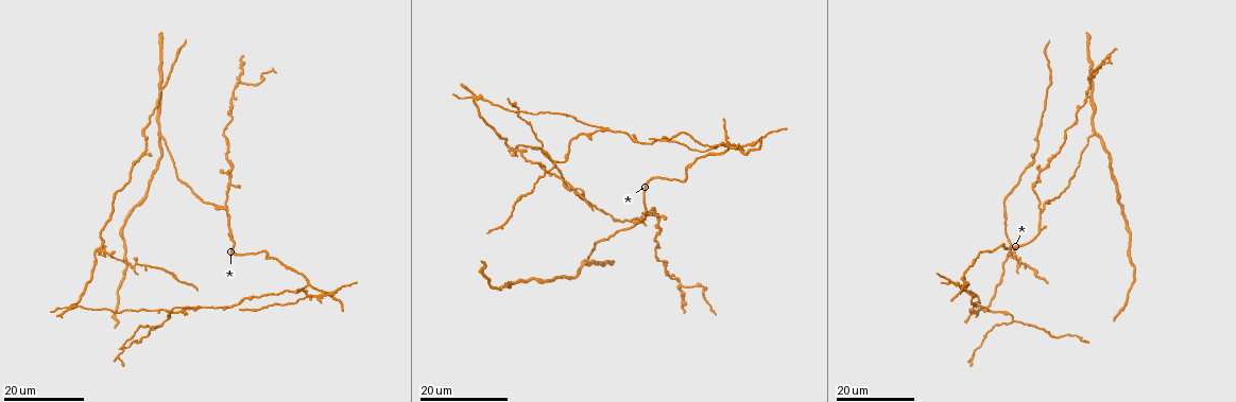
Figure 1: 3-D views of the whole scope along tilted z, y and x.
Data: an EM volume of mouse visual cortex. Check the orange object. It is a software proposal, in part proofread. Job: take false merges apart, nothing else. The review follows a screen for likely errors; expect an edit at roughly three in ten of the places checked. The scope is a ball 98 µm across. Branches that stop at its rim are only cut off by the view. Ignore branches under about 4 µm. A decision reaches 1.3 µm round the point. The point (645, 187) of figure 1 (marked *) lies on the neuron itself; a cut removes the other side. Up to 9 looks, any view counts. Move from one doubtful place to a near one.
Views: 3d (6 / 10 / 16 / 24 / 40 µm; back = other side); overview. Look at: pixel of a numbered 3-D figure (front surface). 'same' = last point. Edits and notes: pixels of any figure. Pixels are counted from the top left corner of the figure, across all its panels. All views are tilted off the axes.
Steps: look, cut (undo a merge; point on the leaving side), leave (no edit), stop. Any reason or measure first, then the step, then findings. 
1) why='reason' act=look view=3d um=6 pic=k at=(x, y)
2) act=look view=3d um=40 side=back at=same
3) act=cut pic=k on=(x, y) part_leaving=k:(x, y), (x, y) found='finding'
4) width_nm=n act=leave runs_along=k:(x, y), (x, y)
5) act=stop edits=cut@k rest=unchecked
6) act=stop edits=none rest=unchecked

why='arms part here' act=look view=3d um=16 pic=1 at=(322, 292)

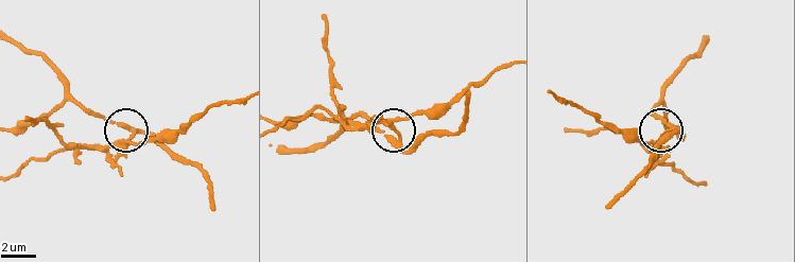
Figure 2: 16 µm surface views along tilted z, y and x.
act=look view=3d um=10 pic=2 at=(396, 141)

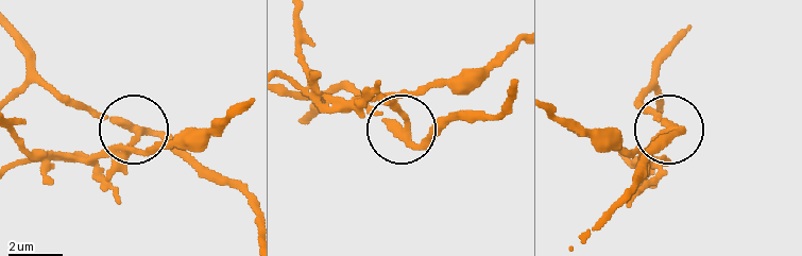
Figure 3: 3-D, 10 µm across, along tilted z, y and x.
act=cut pic=3 on=(131, 149) part_leaving=3:(141, 130), (107, 155), (23, 163) found='two neurons meet here'

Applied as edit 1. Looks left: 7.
why='branch point' act=look view=3d um=24 pic=1 at=(192, 307)

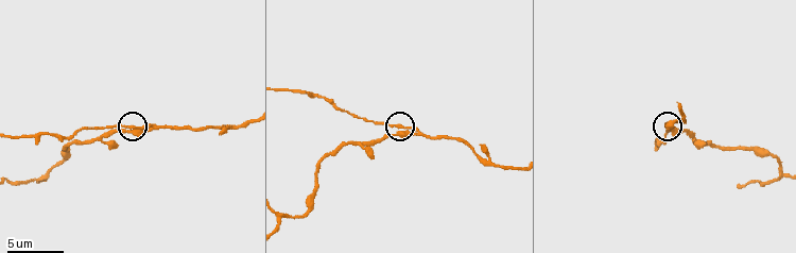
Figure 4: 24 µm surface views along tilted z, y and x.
act=look view=3d um=6 pic=4 at=(400, 132)

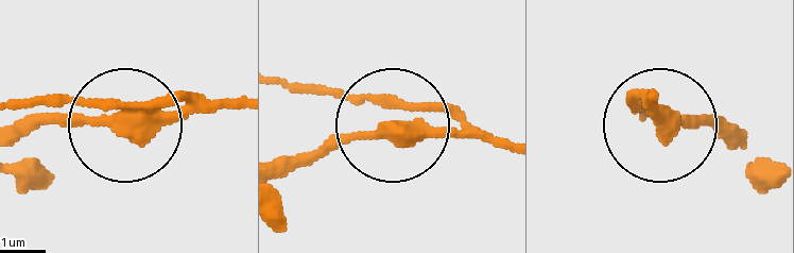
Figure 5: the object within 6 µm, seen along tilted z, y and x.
act=leave runs_along=5:(241, 110), (15, 124) found='continuous, no second neuron'

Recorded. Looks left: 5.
why='calibre changes' act=look view=3d um=6 pic=4 at=(307, 211)

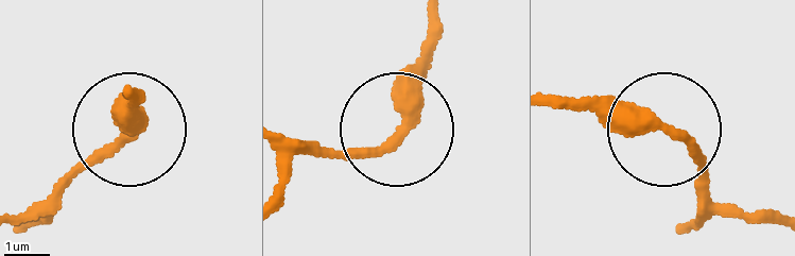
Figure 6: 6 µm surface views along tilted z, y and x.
act=leave runs_along=6:(556, 105), (652, 120), (694, 153), (728, 209) found='one neuron here'

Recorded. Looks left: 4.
why='thick turns thin' act=look view=3d um=16 pic=1 at=(234, 239)

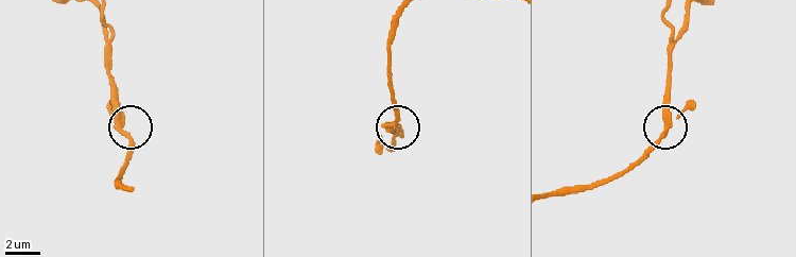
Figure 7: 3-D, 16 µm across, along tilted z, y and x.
act=look view=3d um=6 pic=7 at=(129, 134)

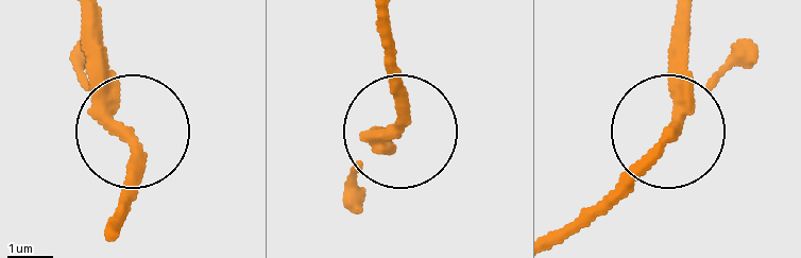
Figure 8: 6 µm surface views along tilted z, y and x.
act=leave runs_along=8:(113, 236), (134, 147), (111, 114), (92, 23) found='continuous, no second neuron'

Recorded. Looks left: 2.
act=stop edits=cut@3 rest=unchecked

